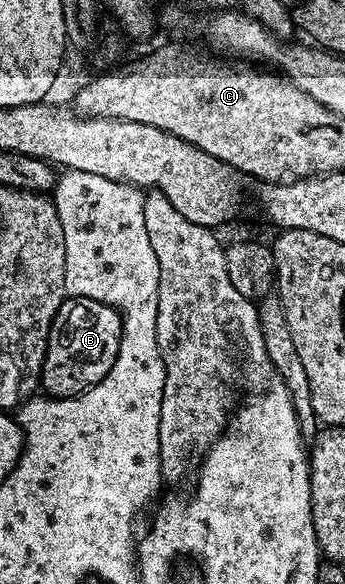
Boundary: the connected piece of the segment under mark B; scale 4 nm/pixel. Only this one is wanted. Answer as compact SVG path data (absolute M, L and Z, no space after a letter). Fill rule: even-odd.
M68 297L51 321L43 361L41 386L55 400L78 398L98 384L113 368L123 335L123 318L114 306L97 300Z

